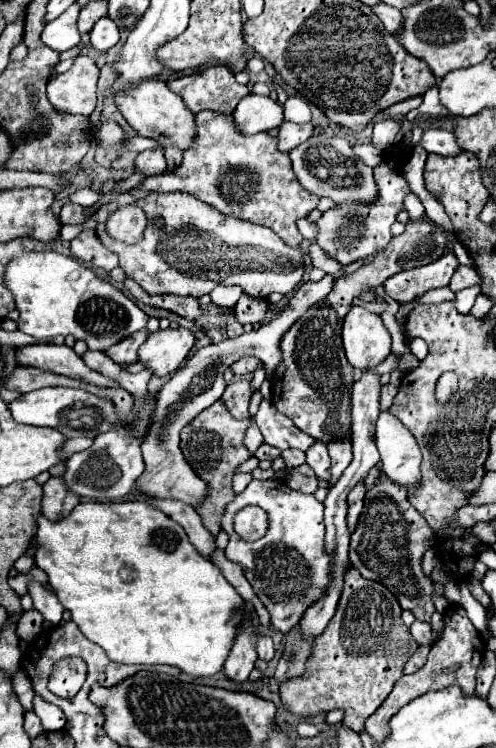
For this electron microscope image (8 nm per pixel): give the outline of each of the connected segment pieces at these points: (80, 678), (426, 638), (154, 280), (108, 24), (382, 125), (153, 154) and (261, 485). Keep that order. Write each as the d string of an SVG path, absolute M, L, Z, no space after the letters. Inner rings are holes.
M67 657L55 663L51 677L49 677L49 689L59 697L71 697L75 695L87 675L85 661L79 657Z
M415 621L409 629L411 629L411 635L415 637L415 641L417 641L419 645L425 645L425 643L431 643L431 641L433 641L433 635L431 635L431 625L429 625L429 623Z
M121 191L117 199L97 207L91 215L87 215L87 207L75 203L65 203L61 207L59 221L62 225L85 223L87 219L97 221L97 239L118 256L119 267L125 275L137 281L149 295L175 293L201 297L211 293L217 285L241 285L243 291L253 297L267 297L273 291L287 295L303 277L303 253L299 249L287 247L269 227L221 215L215 207L201 203L193 195L151 191L137 199L131 191ZM127 203L137 203L149 221L145 237L137 245L125 245L106 232L107 215ZM157 217L163 219L163 227L155 223ZM173 249L177 251L177 267L173 267Z
M101 17L95 21L89 37L97 51L109 51L119 41L119 29L109 17Z
M383 119L383 121L375 123L371 145L375 149L387 149L395 141L395 135L399 133L399 129L401 129L401 125L395 119Z
M157 147L157 149L151 149L151 151L139 153L139 157L135 161L135 169L143 175L165 173L167 165L165 165L165 157L163 157L163 149Z
M253 479L247 489L227 505L221 527L229 533L225 557L241 565L255 595L267 607L271 625L277 631L287 633L303 617L305 609L319 599L329 583L331 559L323 551L323 503L313 495L293 491L283 479ZM243 505L259 505L269 513L271 529L259 541L247 543L233 529L233 517Z

